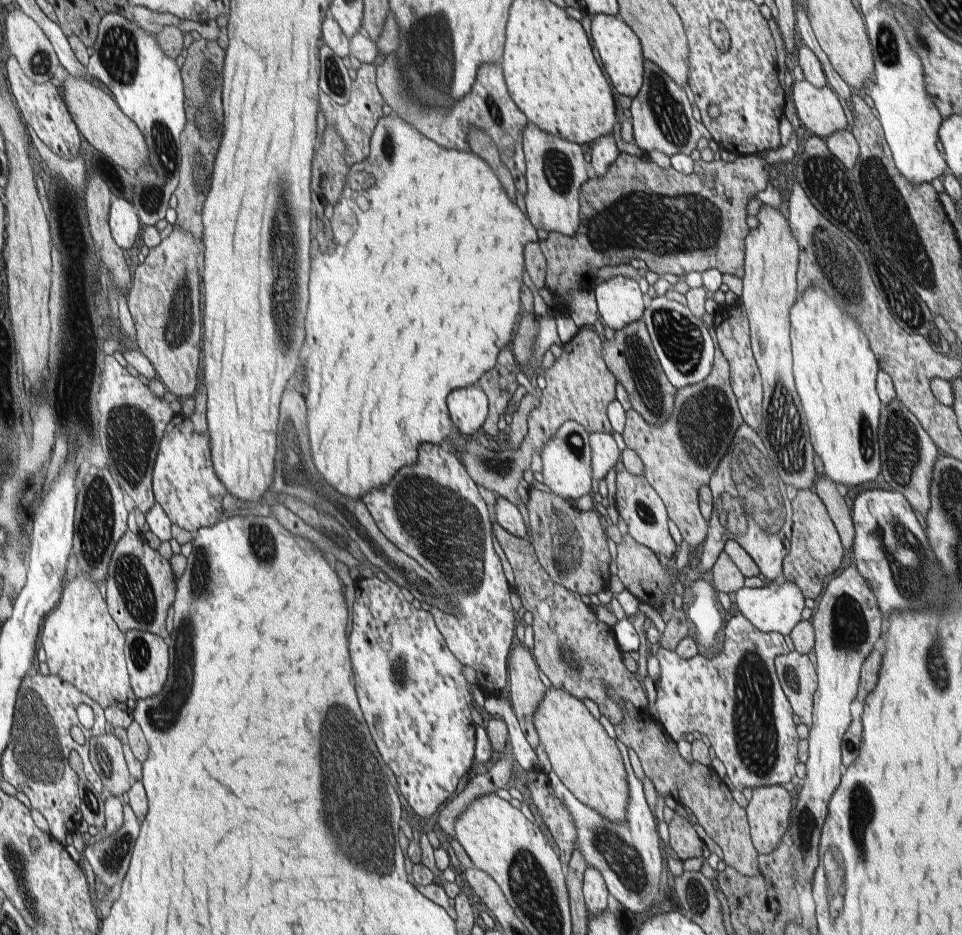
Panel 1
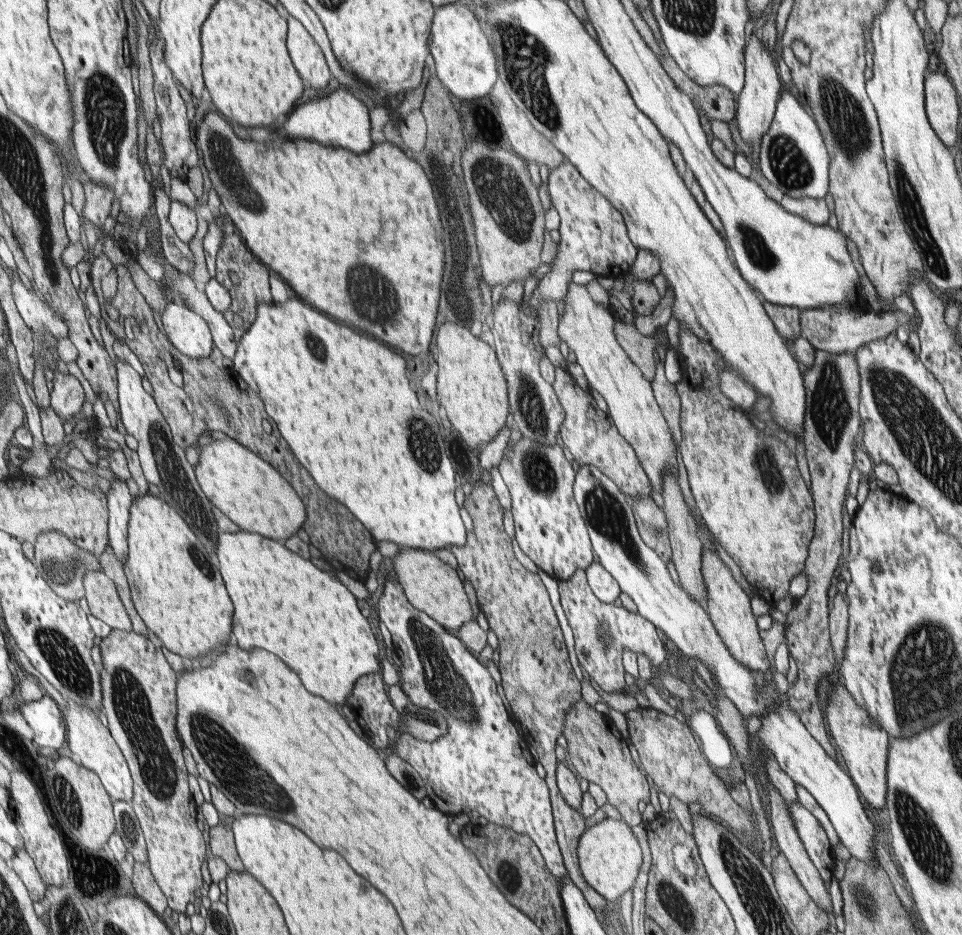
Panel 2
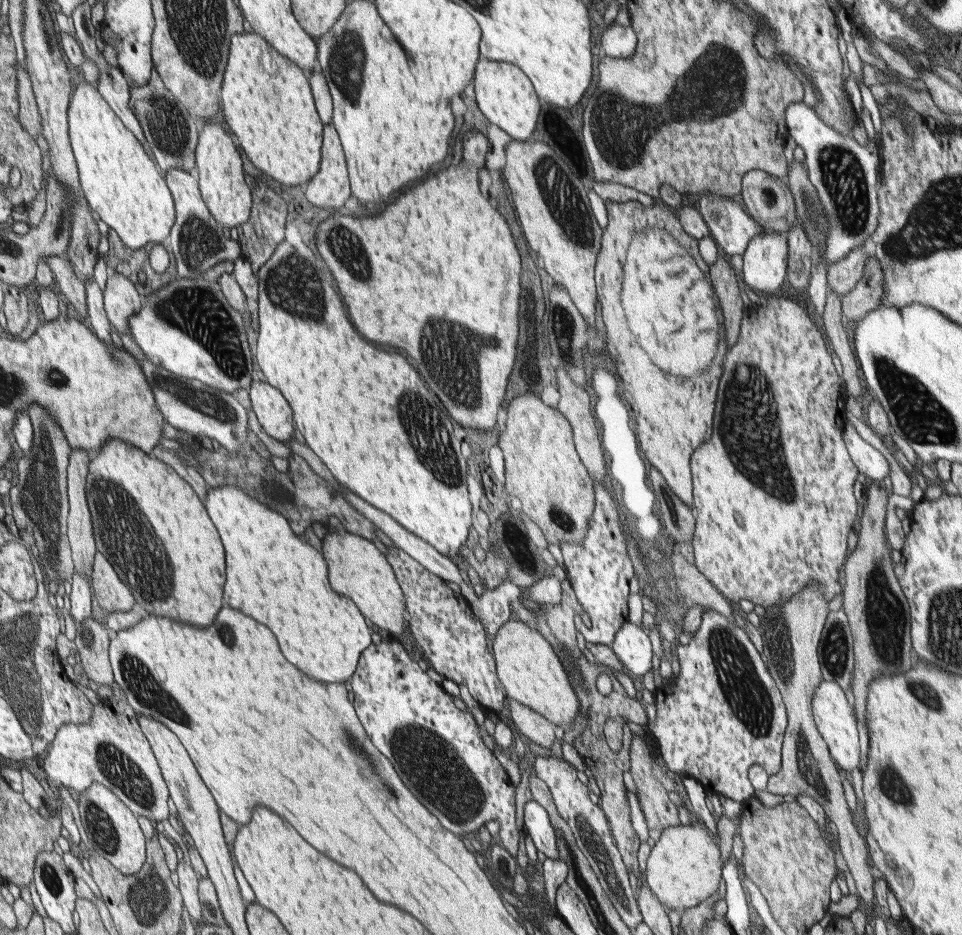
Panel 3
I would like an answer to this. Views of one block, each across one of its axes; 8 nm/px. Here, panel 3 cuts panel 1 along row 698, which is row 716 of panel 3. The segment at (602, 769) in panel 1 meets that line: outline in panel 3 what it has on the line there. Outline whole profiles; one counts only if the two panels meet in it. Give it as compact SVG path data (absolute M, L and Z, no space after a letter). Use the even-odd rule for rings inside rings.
M509 618L509 622L505 622L497 630L491 650L499 682L505 688L505 696L509 700L517 700L519 704L535 710L537 714L547 718L553 726L561 728L573 726L575 716L579 712L579 700L575 698L569 686L567 670L563 668L555 650L533 626L527 626L523 622L513 622Z

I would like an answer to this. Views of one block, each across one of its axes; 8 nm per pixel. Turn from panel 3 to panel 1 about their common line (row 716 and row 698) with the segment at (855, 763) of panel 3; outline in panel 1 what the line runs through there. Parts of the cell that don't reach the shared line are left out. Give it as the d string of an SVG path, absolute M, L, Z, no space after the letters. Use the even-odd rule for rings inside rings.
M849 564L839 576L829 580L825 586L817 610L811 616L811 624L815 630L815 646L813 654L817 658L817 690L813 696L813 724L809 728L809 758L805 762L805 778L799 782L797 802L791 810L789 834L793 840L791 846L791 862L797 886L805 886L813 880L819 850L817 840L821 840L821 828L827 818L827 804L841 784L843 764L841 764L841 744L843 734L851 724L849 706L857 698L859 690L859 674L865 658L873 652L875 642L879 642L881 632L881 610L877 606L877 598L865 578L861 578L857 566Z

